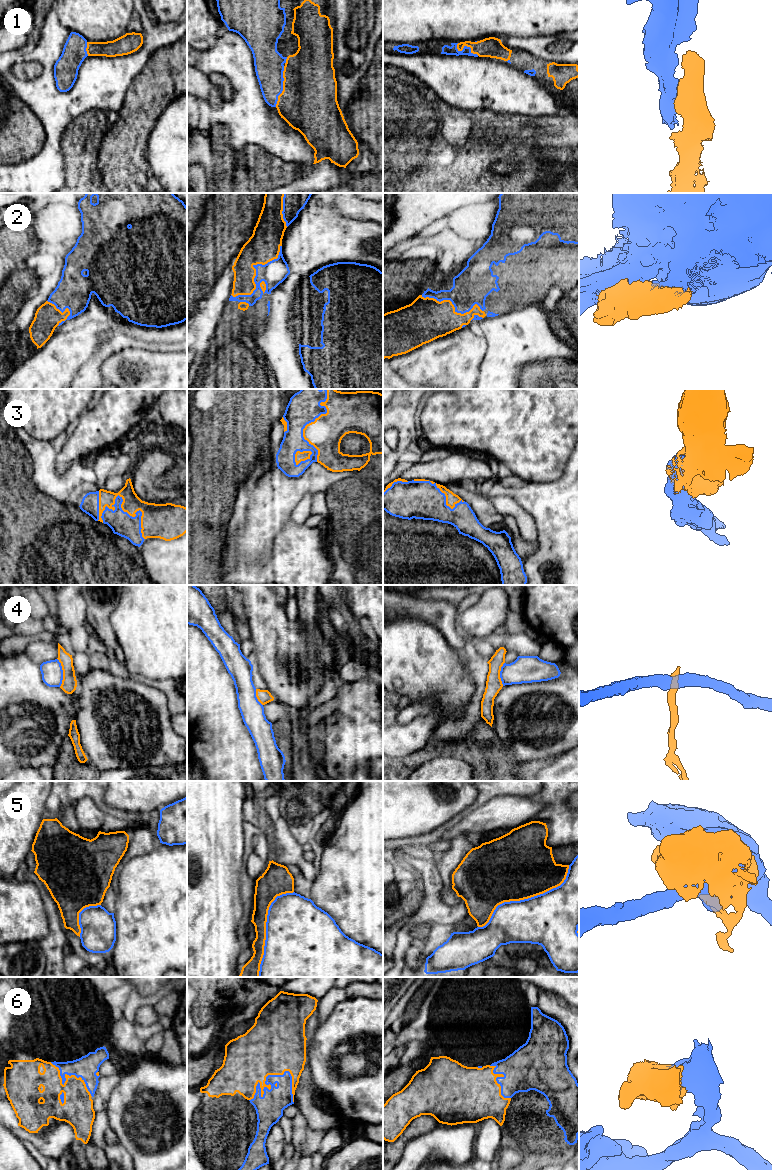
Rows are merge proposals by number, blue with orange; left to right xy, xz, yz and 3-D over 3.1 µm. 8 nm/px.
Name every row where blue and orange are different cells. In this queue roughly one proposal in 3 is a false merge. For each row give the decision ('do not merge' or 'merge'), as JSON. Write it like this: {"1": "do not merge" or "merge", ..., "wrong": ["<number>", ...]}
{"1": "merge", "2": "merge", "3": "merge", "4": "do not merge", "5": "do not merge", "6": "merge", "wrong": ["4", "5"]}

